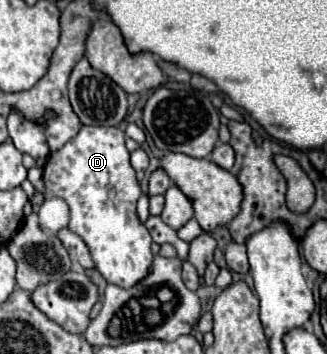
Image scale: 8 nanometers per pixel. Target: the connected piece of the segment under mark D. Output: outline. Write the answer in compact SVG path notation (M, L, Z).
M86 127L76 133L62 149L52 151L46 157L44 163L44 197L62 197L70 205L70 225L68 229L82 237L82 241L88 245L96 269L102 273L102 277L108 283L114 283L118 287L134 287L142 277L148 275L152 265L152 237L144 223L136 215L136 201L142 195L136 171L130 165L130 153L124 145L124 133L120 127Z

